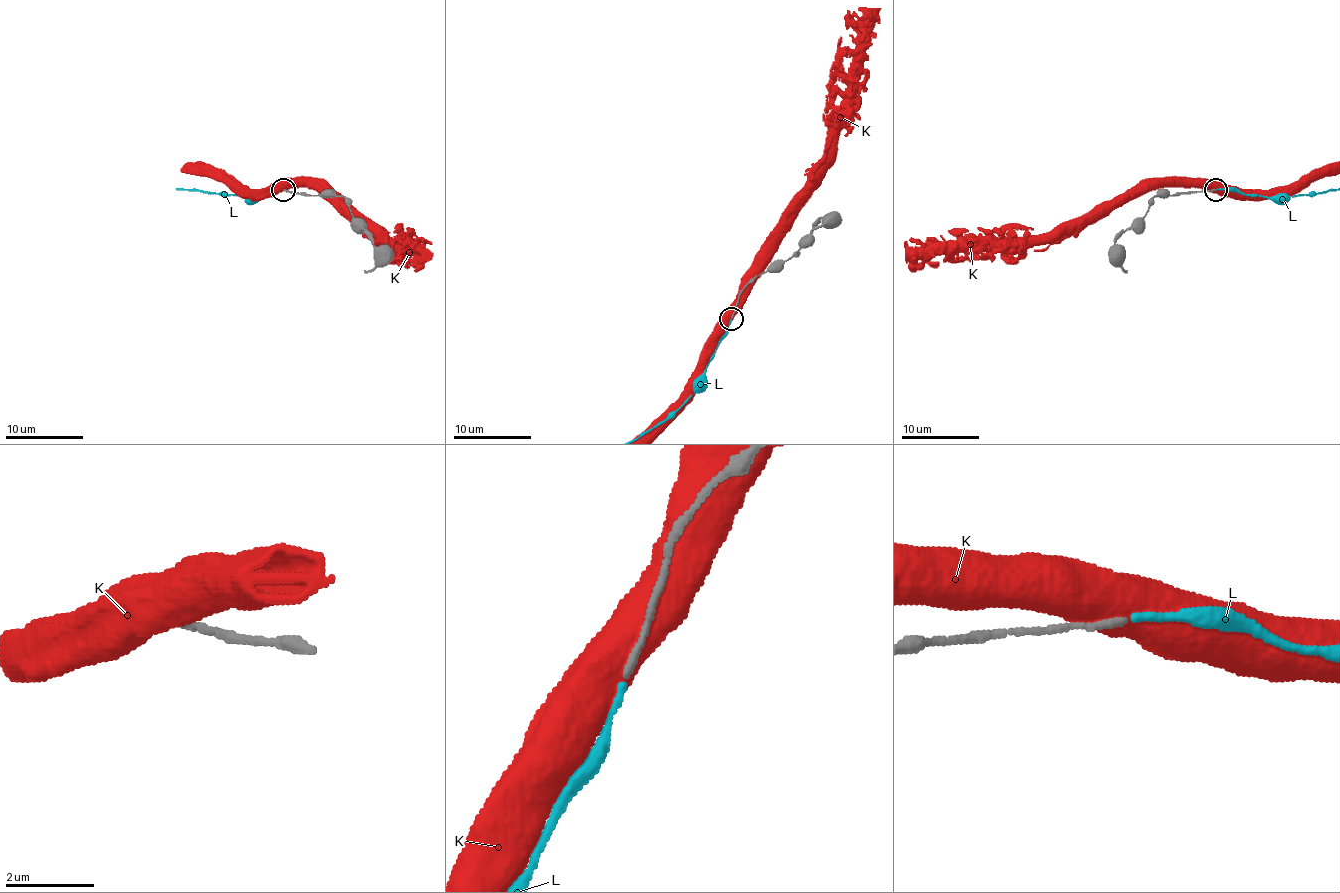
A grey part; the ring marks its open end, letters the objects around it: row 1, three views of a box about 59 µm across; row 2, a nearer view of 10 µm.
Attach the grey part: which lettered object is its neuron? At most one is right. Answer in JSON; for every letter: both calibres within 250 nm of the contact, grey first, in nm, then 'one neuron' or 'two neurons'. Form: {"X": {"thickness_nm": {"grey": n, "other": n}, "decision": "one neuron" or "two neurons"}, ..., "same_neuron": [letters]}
{"K": {"thickness_nm": {"grey": 170, "other": 750}, "decision": "two neurons"}, "L": {"thickness_nm": {"grey": 140, "other": 120}, "decision": "one neuron"}, "same_neuron": ["L"]}

